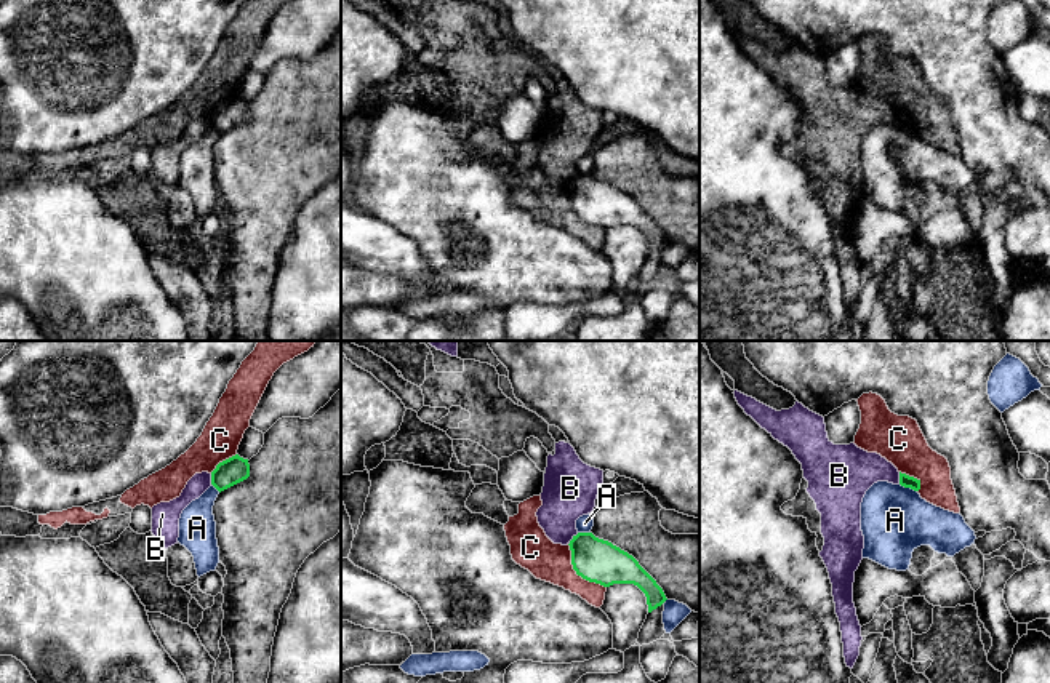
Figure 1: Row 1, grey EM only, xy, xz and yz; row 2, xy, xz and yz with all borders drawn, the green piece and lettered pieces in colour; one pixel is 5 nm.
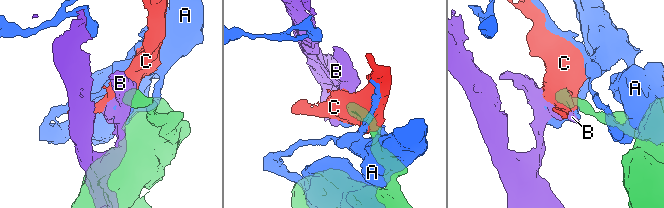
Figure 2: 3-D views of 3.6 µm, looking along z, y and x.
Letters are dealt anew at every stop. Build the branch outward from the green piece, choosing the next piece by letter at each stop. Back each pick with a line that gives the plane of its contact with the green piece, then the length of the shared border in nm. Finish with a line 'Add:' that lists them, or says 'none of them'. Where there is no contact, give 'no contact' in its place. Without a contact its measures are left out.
Add: none of them

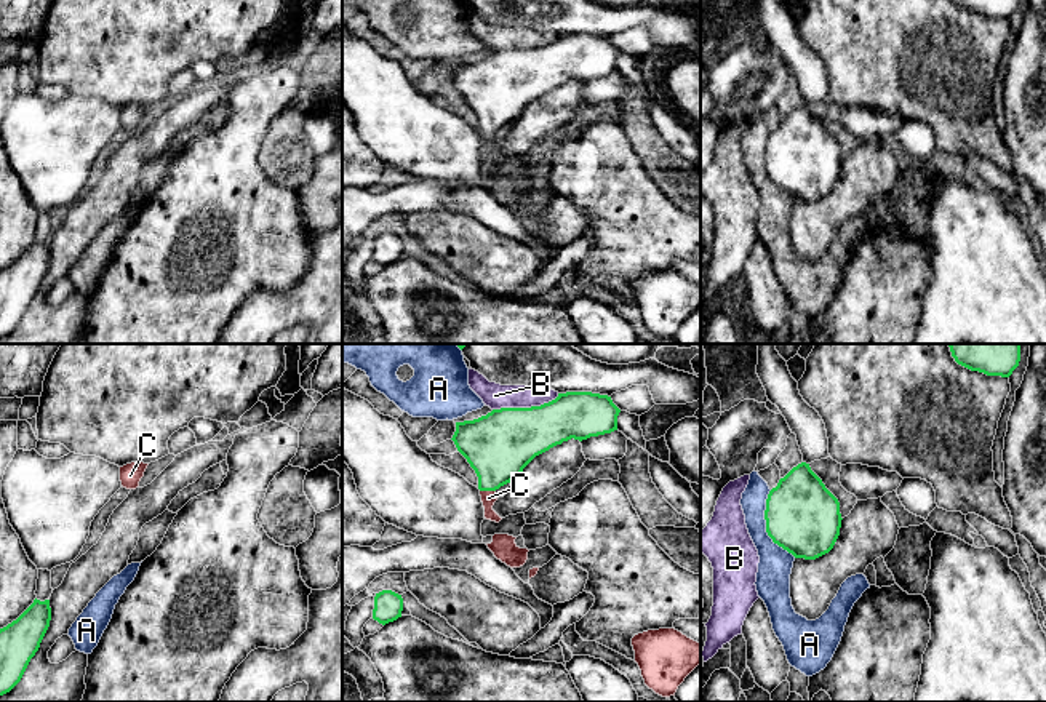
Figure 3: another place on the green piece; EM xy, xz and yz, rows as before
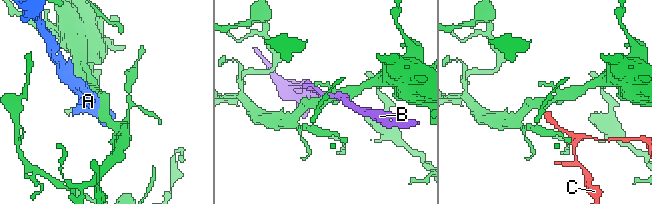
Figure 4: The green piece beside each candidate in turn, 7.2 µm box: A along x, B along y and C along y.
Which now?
C: meets green in xz; contact 80 nm long
Add: C

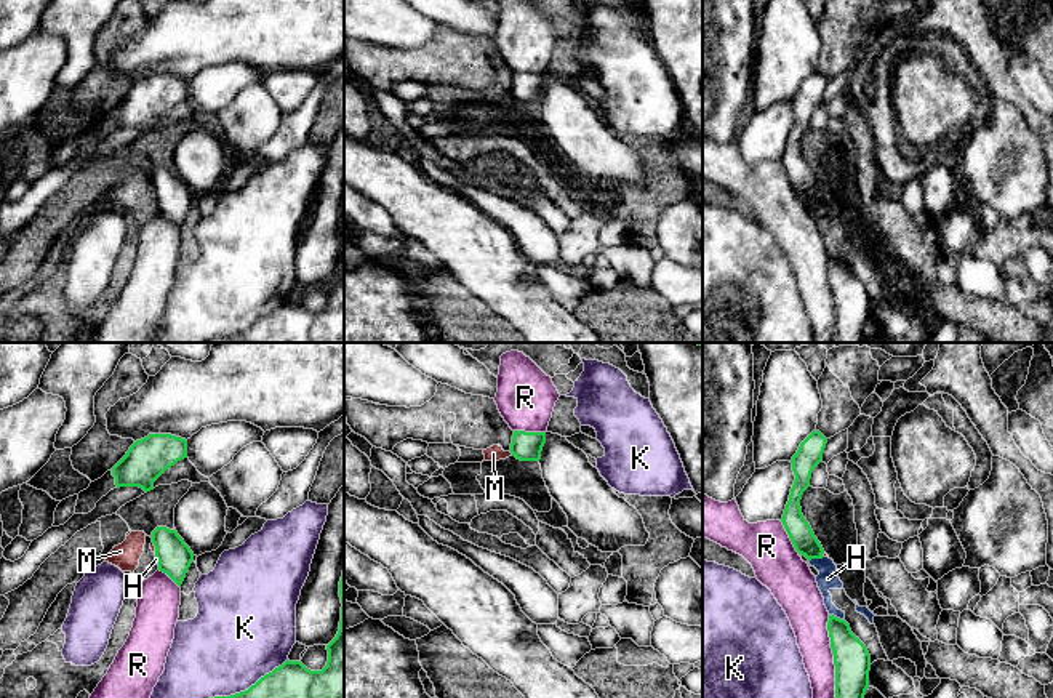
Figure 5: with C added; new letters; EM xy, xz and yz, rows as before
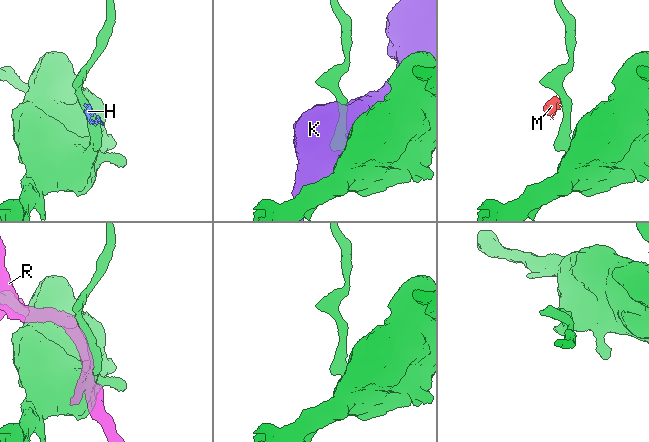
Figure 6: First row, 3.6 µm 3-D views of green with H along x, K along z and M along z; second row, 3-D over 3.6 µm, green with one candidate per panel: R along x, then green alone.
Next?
Add: none of them

